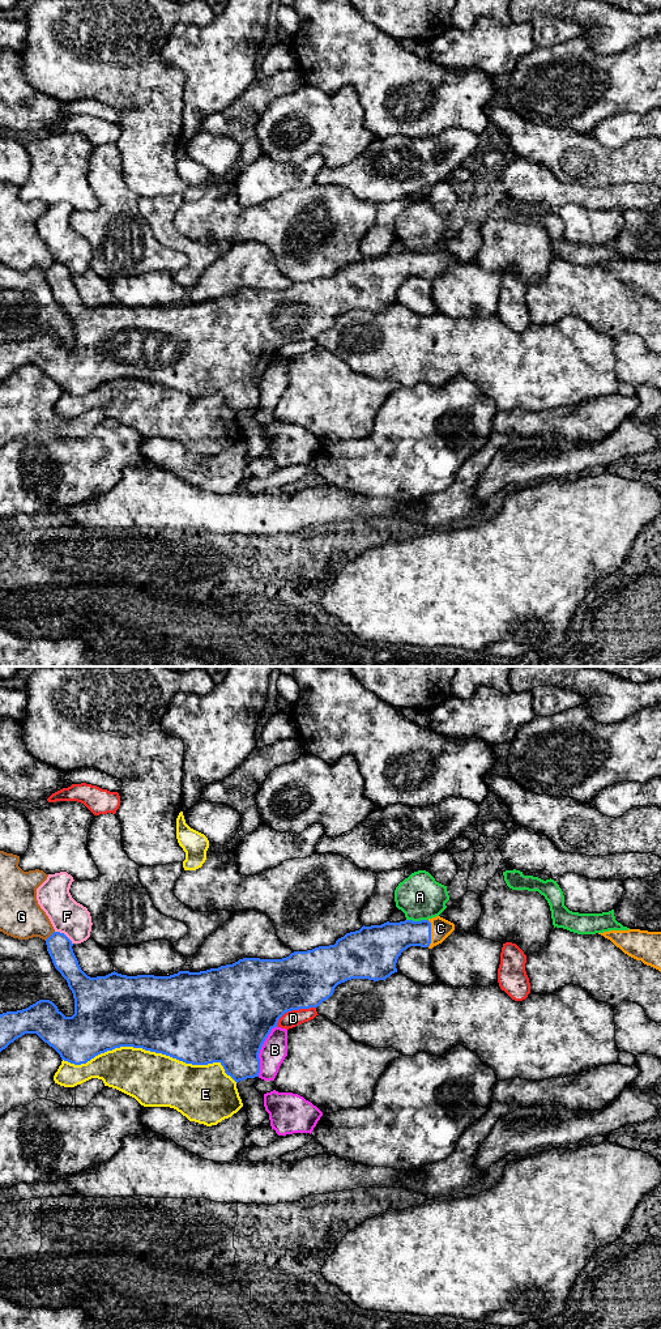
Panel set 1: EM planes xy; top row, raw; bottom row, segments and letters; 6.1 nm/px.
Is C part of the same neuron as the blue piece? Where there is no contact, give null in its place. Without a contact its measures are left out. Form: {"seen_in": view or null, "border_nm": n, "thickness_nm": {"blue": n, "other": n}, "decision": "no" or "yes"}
{"seen_in": "xy", "border_nm": 170, "thickness_nm": {"blue": 200, "other": 130}, "decision": "yes"}

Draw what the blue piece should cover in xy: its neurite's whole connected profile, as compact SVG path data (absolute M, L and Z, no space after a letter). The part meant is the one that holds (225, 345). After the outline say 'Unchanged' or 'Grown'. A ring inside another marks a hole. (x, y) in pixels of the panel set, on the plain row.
M440 248L362 257L334 276L294 282L282 290L243 289L233 295L200 303L179 302L170 307L127 307L111 303L90 308L80 298L72 272L60 263L47 271L55 299L67 311L74 329L74 345L65 348L50 331L0 345L0 383L25 365L37 365L74 396L120 378L142 379L192 396L219 393L236 414L259 408L260 380L287 342L317 338L334 319L351 310L385 311L397 303L396 294L410 277L432 280L455 255Z. Grown

